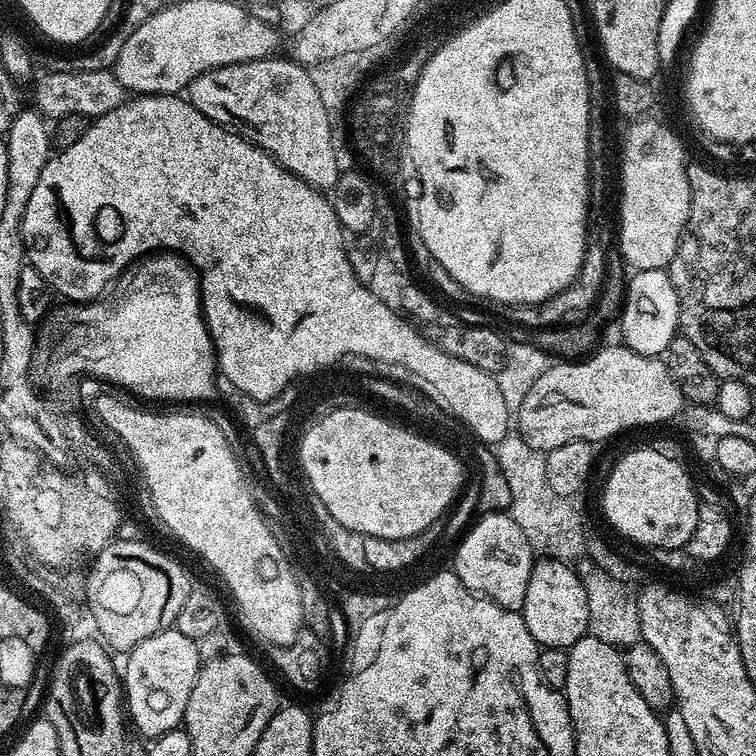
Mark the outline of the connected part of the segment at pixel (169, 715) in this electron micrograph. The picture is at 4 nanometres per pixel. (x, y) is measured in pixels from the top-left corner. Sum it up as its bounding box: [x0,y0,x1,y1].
[122,626,200,738]

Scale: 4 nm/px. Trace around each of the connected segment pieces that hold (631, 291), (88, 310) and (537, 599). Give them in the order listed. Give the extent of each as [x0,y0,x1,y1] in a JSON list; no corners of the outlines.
[[618,270,680,357],[75,250,218,400],[522,558,589,649]]

